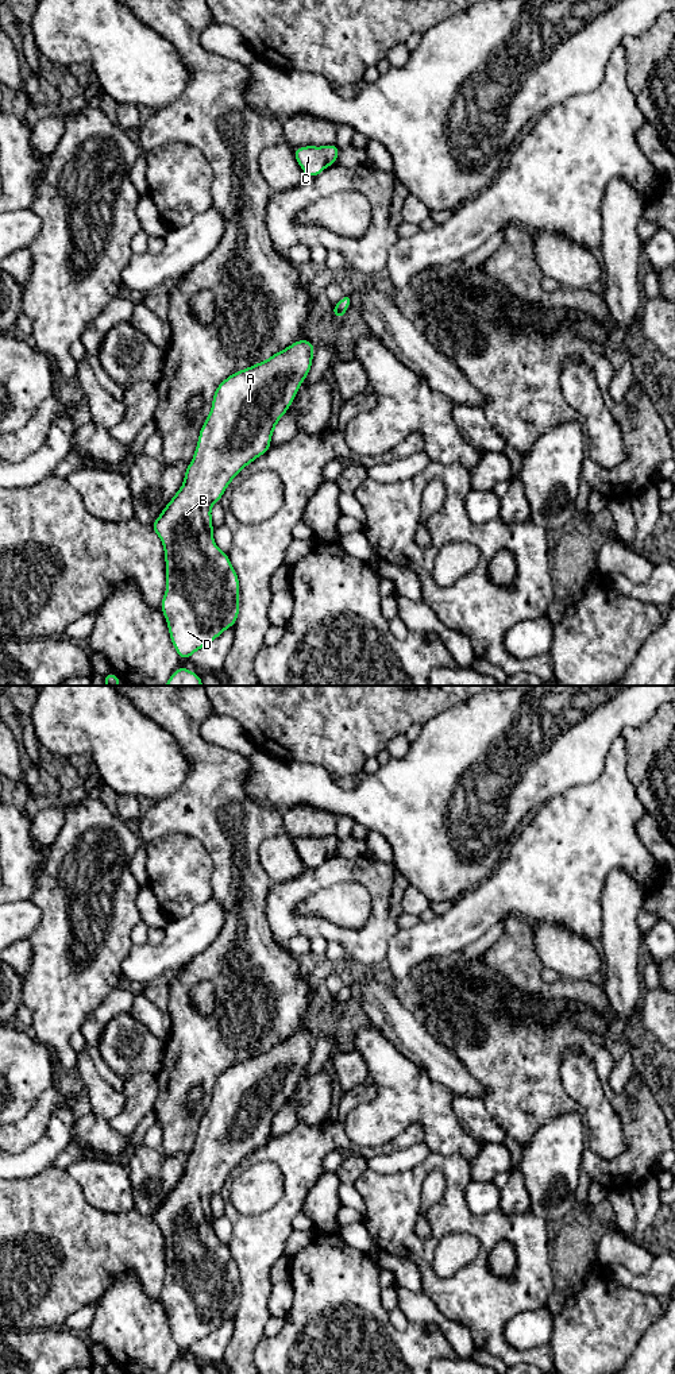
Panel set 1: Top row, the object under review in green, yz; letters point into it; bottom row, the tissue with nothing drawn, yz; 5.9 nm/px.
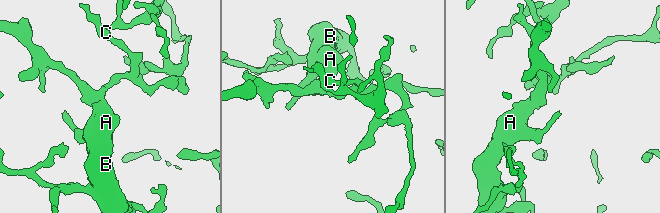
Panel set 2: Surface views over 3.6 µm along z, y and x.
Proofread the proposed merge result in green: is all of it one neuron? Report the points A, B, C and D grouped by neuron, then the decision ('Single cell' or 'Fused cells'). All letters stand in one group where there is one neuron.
Groups: A B C D. Single cell

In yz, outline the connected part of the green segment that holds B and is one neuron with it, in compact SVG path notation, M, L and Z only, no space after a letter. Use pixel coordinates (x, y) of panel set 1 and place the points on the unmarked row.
M297 1031L267 1051L235 1062L217 1077L184 1176L151 1216L162 1231L166 1251L166 1286L161 1300L182 1351L234 1317L239 1308L239 1270L228 1246L215 1235L211 1197L247 1155L270 1141L277 1112L288 1103L310 1062L313 1043L309 1031Z

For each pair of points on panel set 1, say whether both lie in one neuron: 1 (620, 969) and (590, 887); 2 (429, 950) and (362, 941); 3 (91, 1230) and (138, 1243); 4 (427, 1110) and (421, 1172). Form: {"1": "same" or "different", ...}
{"1": "different", "2": "different", "3": "same", "4": "different"}

